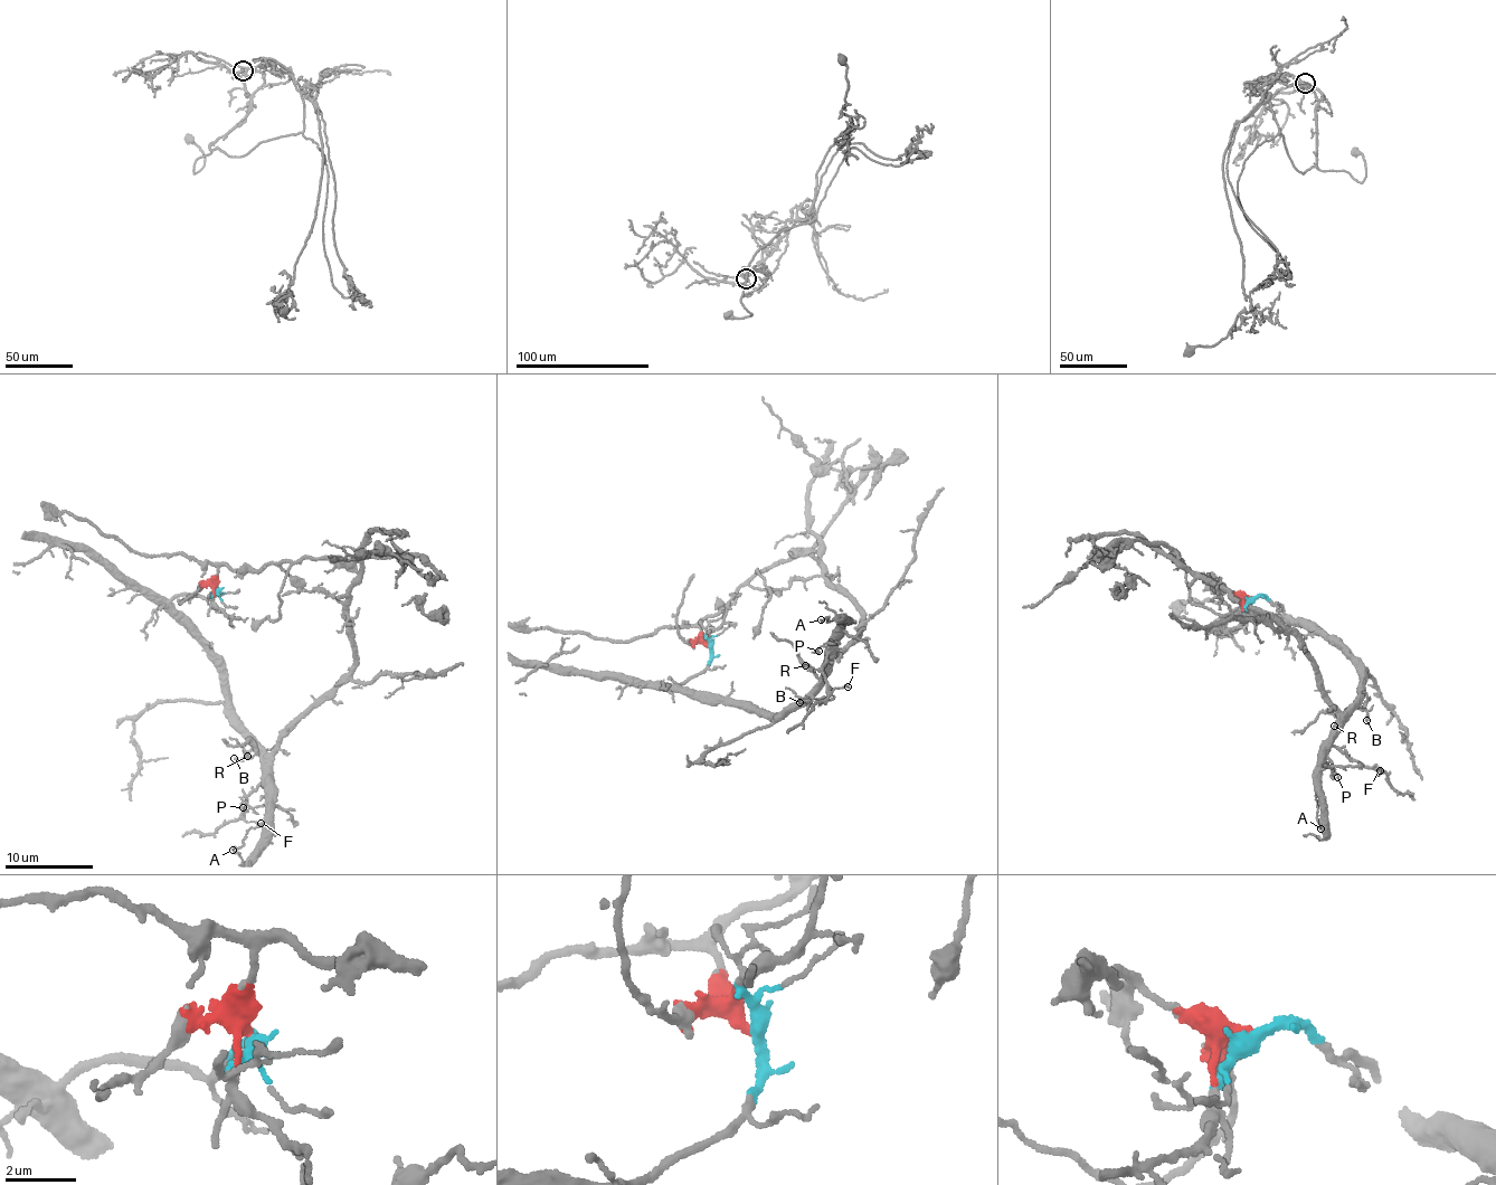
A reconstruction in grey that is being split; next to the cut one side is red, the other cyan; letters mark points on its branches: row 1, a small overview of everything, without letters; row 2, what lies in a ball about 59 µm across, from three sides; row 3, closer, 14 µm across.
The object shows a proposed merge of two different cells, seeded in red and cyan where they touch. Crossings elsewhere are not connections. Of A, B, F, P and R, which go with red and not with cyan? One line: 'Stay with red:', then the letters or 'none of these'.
Stay with red: none of these

